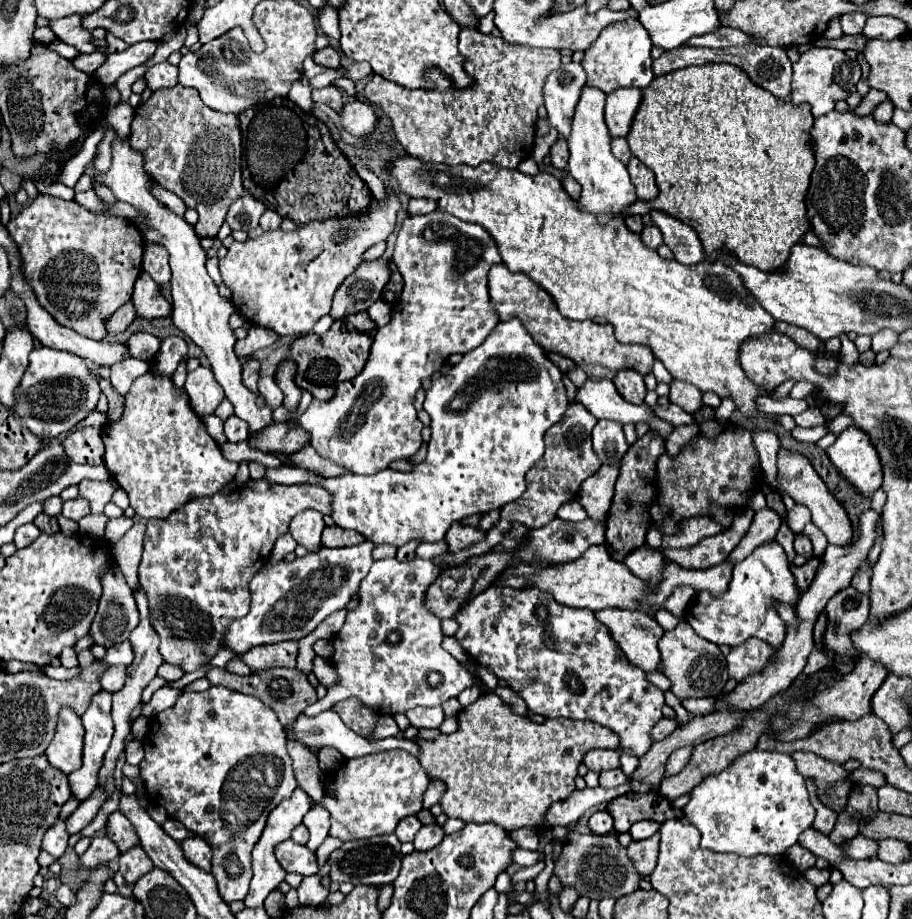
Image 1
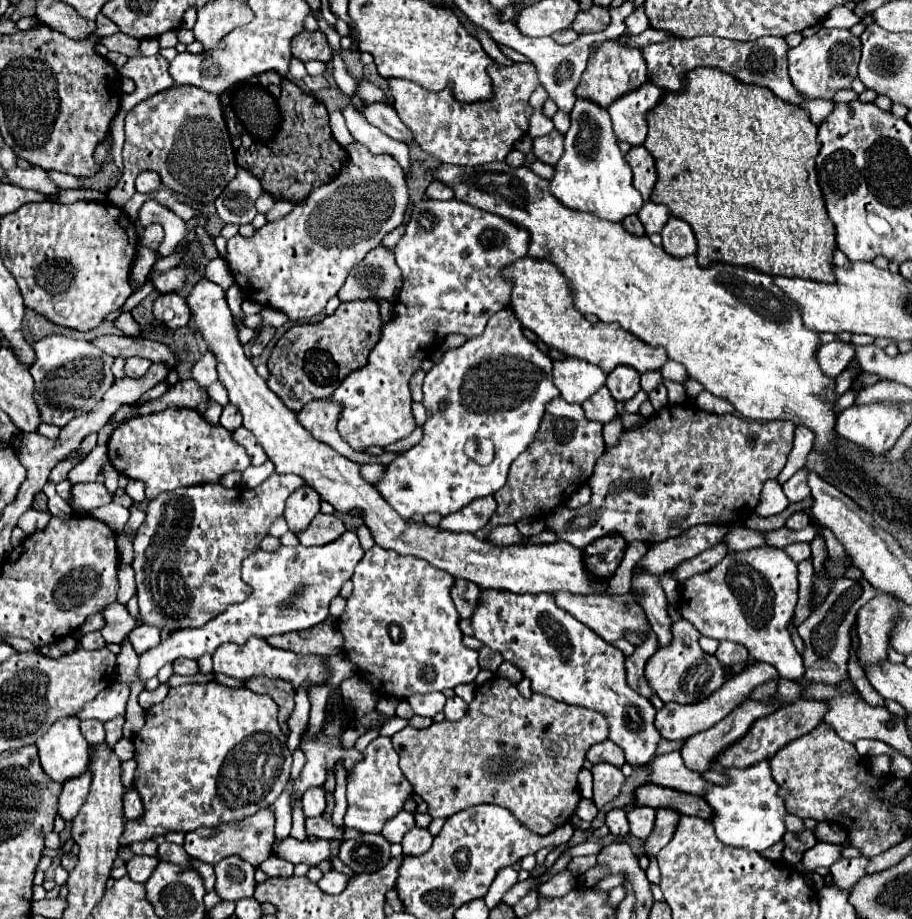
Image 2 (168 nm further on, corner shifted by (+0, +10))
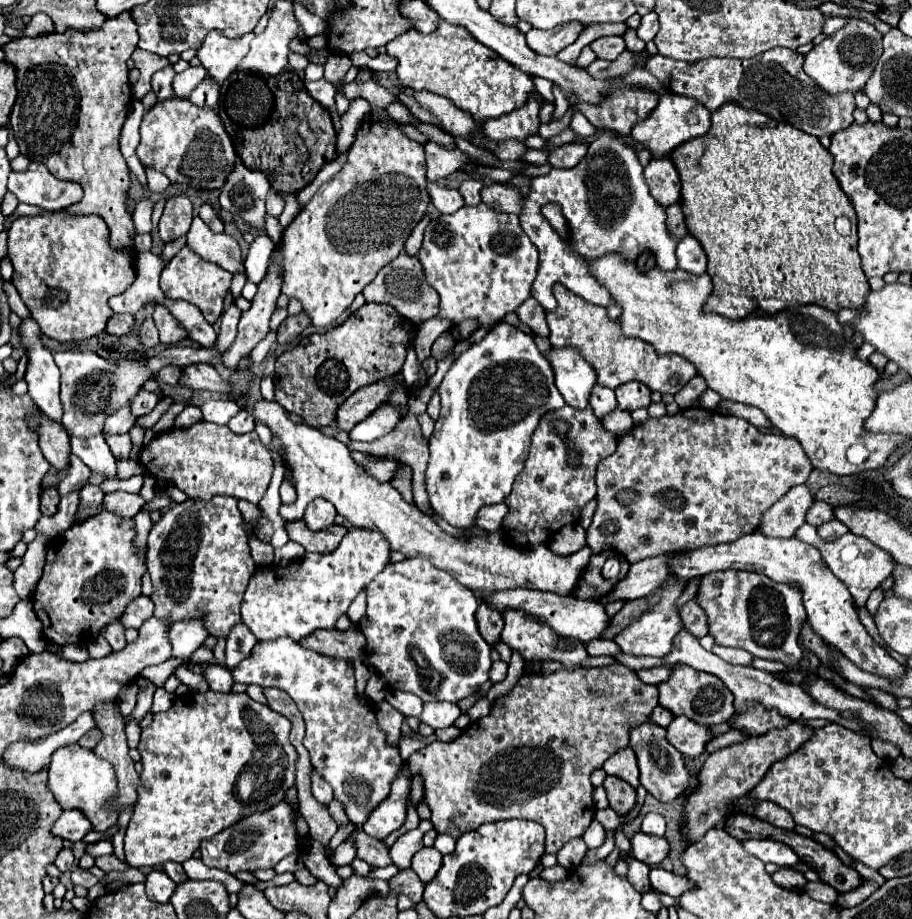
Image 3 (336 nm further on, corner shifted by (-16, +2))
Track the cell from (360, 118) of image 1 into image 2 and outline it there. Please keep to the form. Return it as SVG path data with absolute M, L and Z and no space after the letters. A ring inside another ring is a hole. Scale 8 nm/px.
M366 103L366 109L362 111L362 115L366 117L368 123L372 123L374 127L378 127L390 139L402 141L406 145L414 141L412 133L408 131L408 127L404 127L404 123L400 121L400 117L396 115L394 107L384 105L384 103Z

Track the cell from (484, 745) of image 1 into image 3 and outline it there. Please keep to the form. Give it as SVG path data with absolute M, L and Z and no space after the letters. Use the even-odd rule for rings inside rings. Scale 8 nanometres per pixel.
M616 663L616 665L610 665L610 667L594 667L594 669L582 669L582 671L556 671L552 675L536 675L536 673L524 673L520 677L520 681L514 685L514 689L502 697L498 697L494 703L492 703L492 711L490 715L474 721L470 727L464 729L464 733L460 737L456 737L454 741L450 743L442 743L442 741L434 741L434 743L428 743L424 749L412 753L406 761L408 765L408 771L416 773L422 777L424 781L424 801L428 803L430 811L432 811L432 823L434 823L434 829L438 833L446 833L446 835L452 835L454 839L458 839L460 835L464 835L466 831L472 831L476 829L478 825L482 823L490 823L490 821L500 821L500 819L512 819L512 817L524 817L524 819L530 819L530 821L536 821L540 823L544 829L546 829L546 853L558 853L568 841L576 839L576 837L582 837L584 831L588 829L590 821L594 819L596 815L596 805L594 805L594 799L592 799L592 783L590 783L590 775L594 769L602 767L604 761L614 755L618 749L624 749L630 741L630 729L632 725L636 723L642 723L644 719L650 717L652 709L658 705L658 687L656 685L648 685L648 683L642 683L636 675L636 671Z

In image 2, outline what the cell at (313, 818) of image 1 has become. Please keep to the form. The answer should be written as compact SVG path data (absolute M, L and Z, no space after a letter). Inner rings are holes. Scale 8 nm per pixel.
M312 787L308 791L304 791L302 795L302 805L304 805L304 813L306 817L318 817L322 815L324 807L326 807L326 795L322 787Z

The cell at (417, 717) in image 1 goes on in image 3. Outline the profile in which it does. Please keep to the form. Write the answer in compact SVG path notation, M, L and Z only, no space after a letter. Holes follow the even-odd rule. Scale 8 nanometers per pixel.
M436 701L436 703L424 703L424 711L420 719L428 723L432 729L442 729L442 727L450 727L460 715L462 711L458 709L456 703Z

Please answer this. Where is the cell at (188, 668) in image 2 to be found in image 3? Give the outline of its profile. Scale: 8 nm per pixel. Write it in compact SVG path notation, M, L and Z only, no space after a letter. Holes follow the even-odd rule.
M208 665L208 667L204 667L202 675L208 681L208 685L210 685L212 691L228 693L230 687L234 685L234 679L232 679L230 671L226 667L220 667L220 665Z

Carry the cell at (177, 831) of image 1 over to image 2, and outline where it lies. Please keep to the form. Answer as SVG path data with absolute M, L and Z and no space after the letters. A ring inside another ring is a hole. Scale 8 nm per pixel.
M292 837L274 843L274 853L290 863L308 863L316 867L320 861L326 861L330 857L330 843L322 839L306 839L306 841L296 841Z

